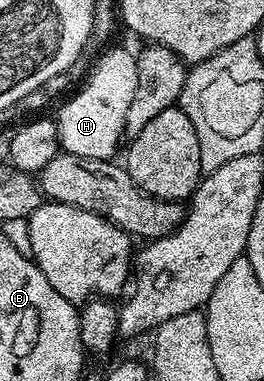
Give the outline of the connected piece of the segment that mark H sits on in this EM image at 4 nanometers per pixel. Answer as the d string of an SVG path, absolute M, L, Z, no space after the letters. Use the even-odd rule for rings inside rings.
M105 48L95 58L86 80L75 90L77 93L73 92L67 98L69 101L61 107L60 114L55 114L54 120L60 136L60 147L65 153L99 161L107 161L117 156L115 154L116 144L119 143L120 137L125 136L126 113L130 111L130 103L134 99L134 91L138 87L138 71L136 70L136 53L133 50L112 48Z

